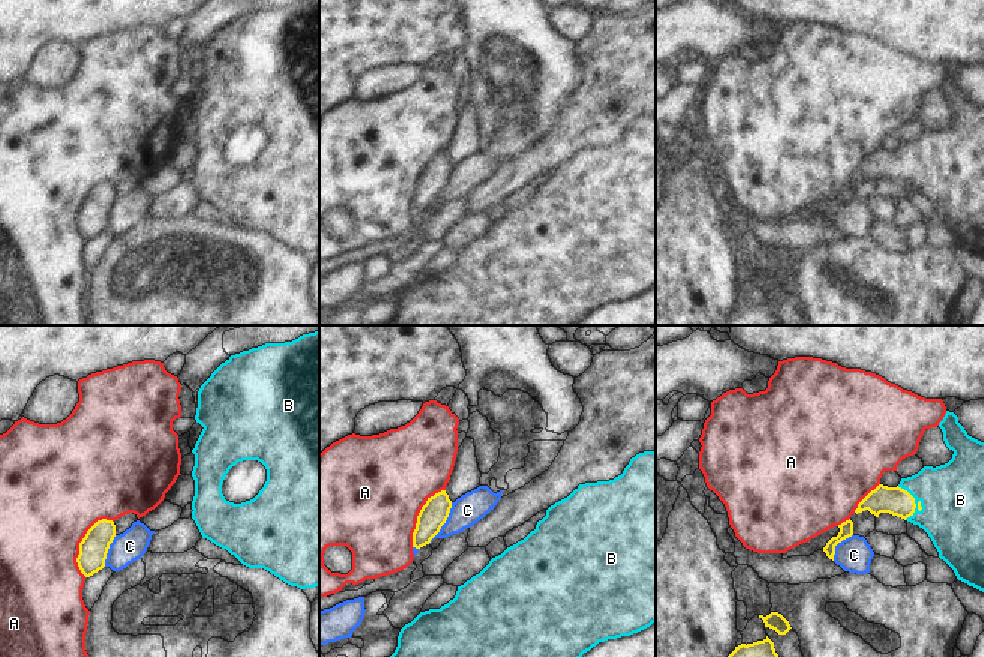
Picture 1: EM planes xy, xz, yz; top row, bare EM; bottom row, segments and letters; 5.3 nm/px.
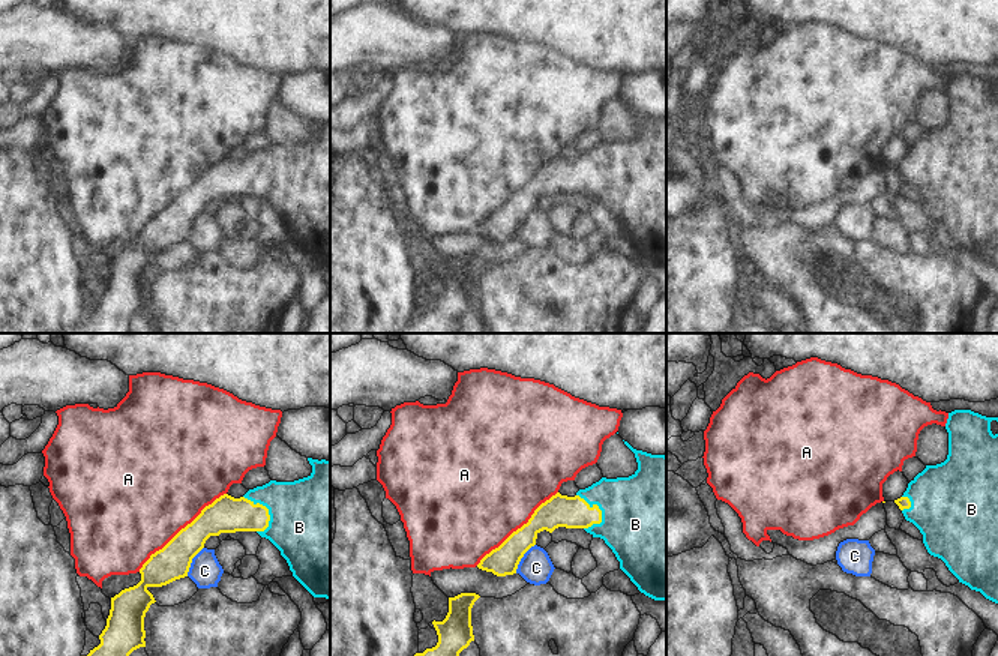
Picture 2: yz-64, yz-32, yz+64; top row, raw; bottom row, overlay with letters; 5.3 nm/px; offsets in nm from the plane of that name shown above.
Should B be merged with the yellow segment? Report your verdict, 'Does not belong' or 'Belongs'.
Belongs

